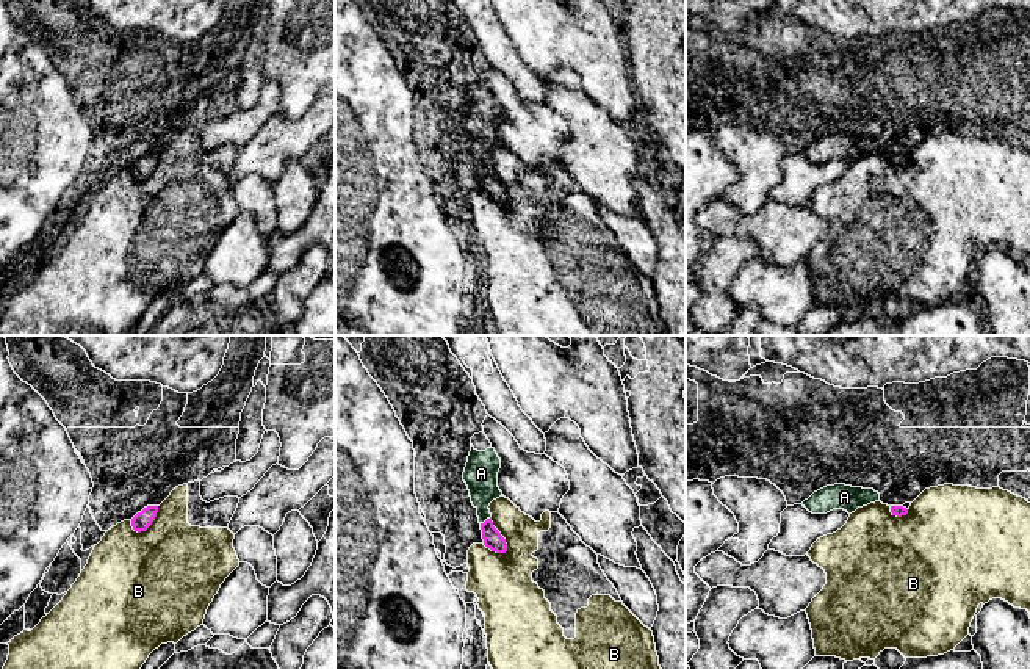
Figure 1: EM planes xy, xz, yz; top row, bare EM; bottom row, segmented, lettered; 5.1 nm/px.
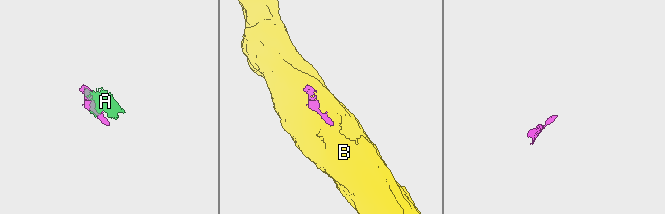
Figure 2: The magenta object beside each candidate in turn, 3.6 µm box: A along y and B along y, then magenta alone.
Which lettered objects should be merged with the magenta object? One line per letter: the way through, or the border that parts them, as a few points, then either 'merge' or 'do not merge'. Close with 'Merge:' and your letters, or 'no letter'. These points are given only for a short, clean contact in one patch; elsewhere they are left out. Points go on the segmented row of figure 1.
A: merge
B: do not merge
Merge: A

